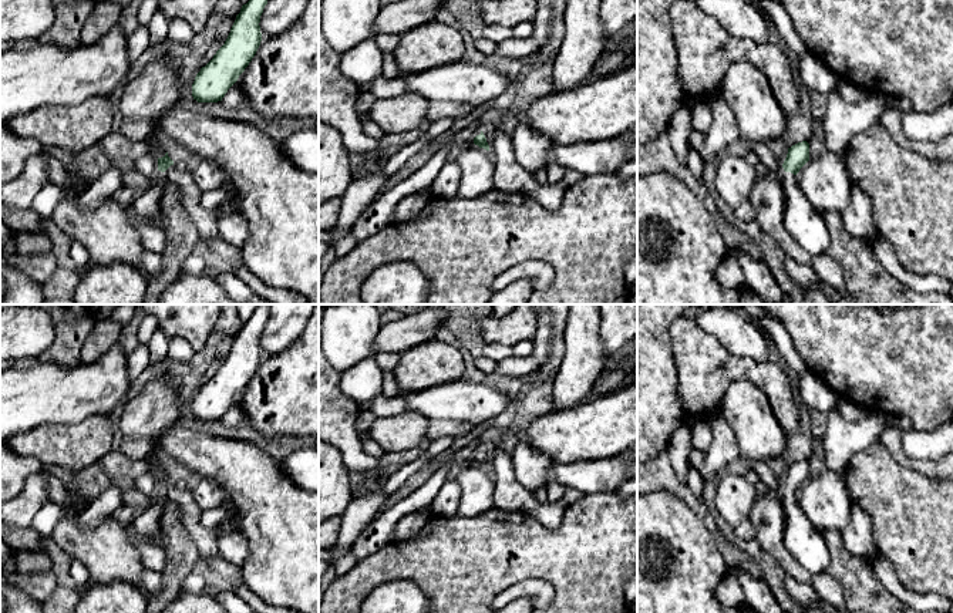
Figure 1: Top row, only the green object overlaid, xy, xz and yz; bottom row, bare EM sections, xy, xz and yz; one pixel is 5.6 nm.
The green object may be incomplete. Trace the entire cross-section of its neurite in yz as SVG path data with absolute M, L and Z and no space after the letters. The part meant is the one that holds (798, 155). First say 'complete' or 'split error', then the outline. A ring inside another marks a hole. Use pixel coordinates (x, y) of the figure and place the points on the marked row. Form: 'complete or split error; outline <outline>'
split error; outline M806 141L788 148L782 164L784 226L805 252L811 256L822 256L831 245L829 230L821 213L812 208L797 183L797 174L808 161L809 144Z

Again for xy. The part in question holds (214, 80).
complete; outline M249 0L230 28L225 44L201 68L192 84L192 97L198 102L222 101L228 90L255 57L260 41L260 16L267 0Z

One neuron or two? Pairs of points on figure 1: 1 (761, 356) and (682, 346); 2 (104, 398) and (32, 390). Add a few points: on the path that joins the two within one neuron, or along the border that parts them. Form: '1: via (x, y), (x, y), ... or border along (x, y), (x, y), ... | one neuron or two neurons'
1: border along (701, 330), (728, 353), (750, 356), (758, 363) | two neurons
2: via (86, 393), (50, 393) | one neuron

